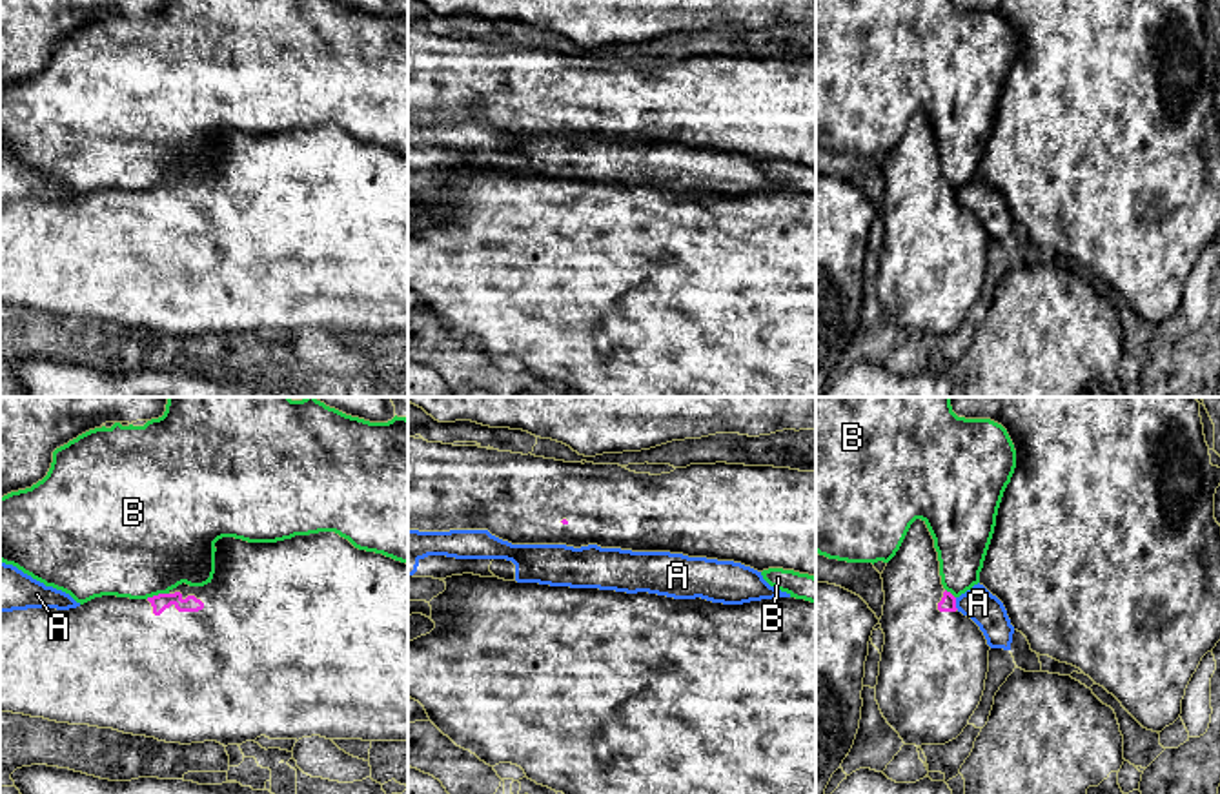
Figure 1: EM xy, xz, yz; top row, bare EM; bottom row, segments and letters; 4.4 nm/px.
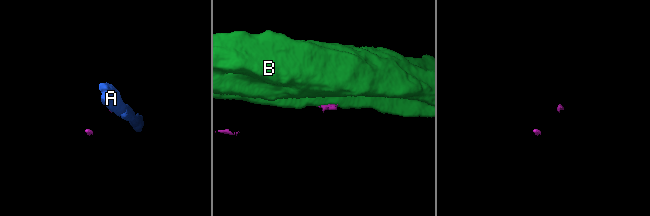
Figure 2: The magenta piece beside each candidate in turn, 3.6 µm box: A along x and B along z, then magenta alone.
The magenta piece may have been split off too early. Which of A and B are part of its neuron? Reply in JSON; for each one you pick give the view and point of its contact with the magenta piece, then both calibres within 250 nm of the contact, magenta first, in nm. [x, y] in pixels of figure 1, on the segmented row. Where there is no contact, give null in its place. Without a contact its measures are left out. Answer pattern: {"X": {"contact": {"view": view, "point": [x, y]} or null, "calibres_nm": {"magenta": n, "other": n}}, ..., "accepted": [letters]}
{"accepted": []}

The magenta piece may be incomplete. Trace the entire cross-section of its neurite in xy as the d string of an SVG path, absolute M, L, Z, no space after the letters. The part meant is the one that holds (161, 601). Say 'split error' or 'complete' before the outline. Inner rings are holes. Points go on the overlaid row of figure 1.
split error; M335 532L295 535L291 539L284 539L277 543L248 543L235 537L222 537L215 543L215 548L217 548L215 574L213 579L204 586L189 586L182 583L177 588L169 590L168 594L158 594L147 599L102 596L69 610L27 608L27 610L0 612L0 712L44 718L56 723L113 728L124 734L146 736L146 738L155 738L158 741L180 743L180 745L217 741L228 747L228 745L242 745L246 741L255 741L260 736L266 736L269 739L297 739L297 741L311 736L320 736L326 739L408 741L408 565L386 557L382 554L359 550L348 539L341 537Z

